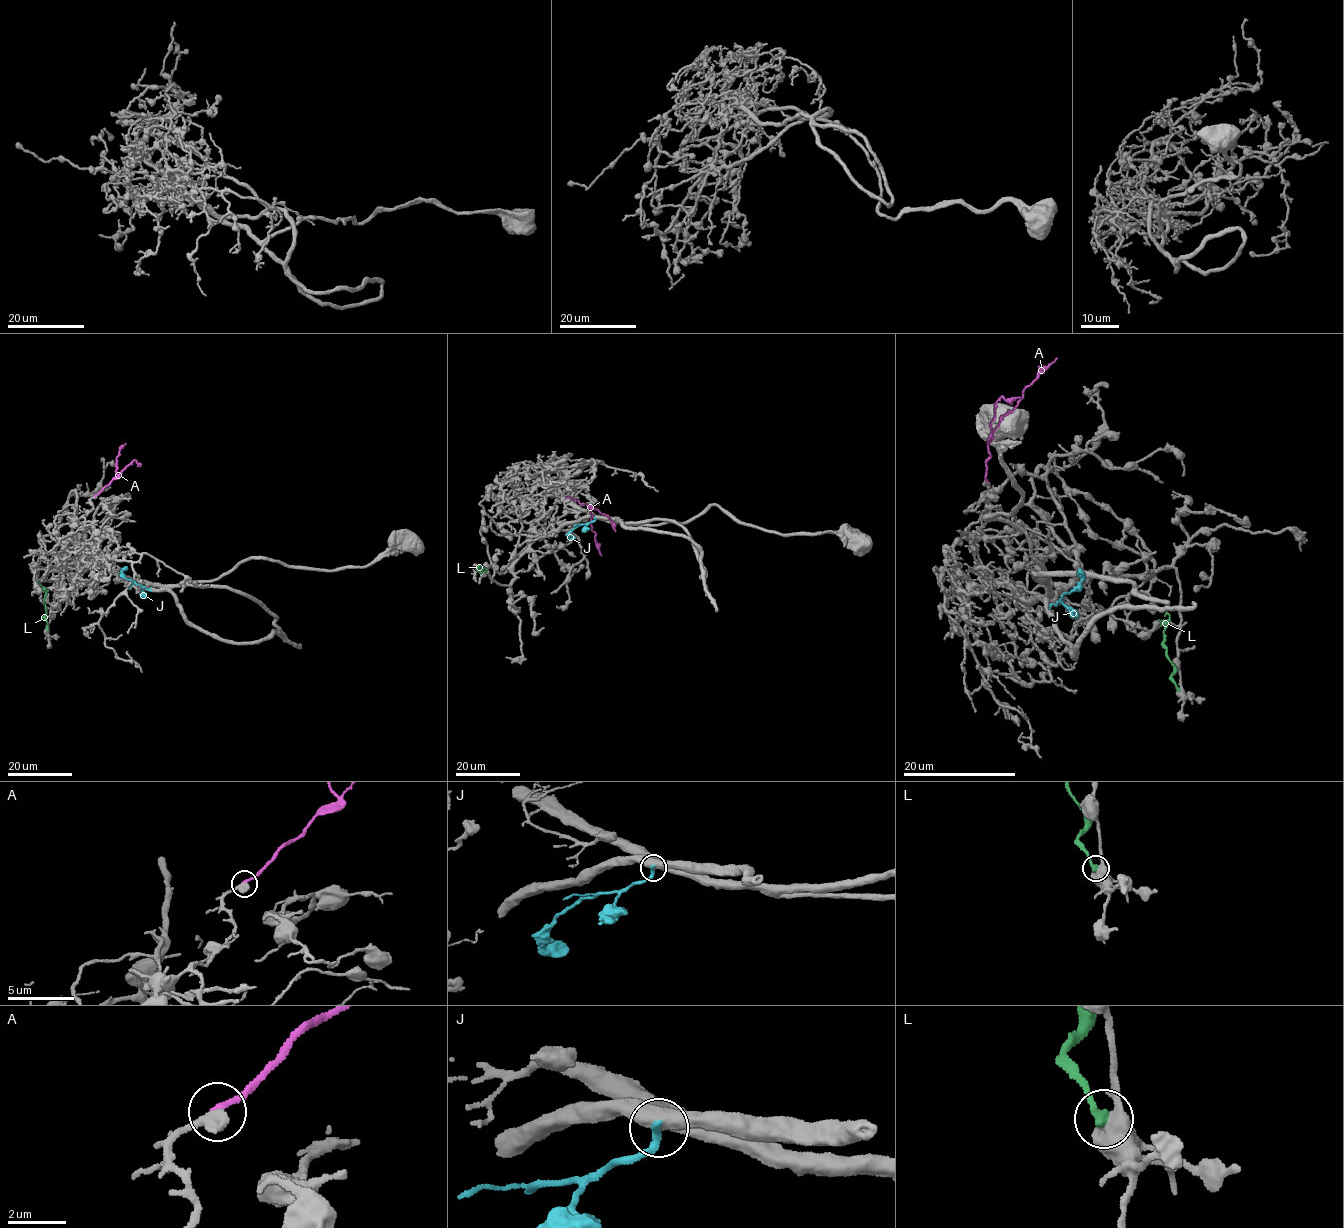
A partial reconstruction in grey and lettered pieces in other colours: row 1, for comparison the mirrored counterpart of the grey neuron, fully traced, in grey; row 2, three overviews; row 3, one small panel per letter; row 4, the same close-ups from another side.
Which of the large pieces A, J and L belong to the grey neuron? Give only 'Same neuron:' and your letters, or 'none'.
Same neuron: A

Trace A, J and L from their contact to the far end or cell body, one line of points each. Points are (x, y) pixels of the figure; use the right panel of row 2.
A: (987, 480), (986, 463), (990, 456), (988, 443), (992, 431), (999, 419), (1013, 410), (1026, 388), (1057, 358)
J: (1050, 606), (1055, 606), (1081, 581), (1079, 570)
L: (1179, 689), (1173, 679), (1174, 667), (1164, 644), (1165, 625), (1170, 615), (1166, 613), (1165, 616)

